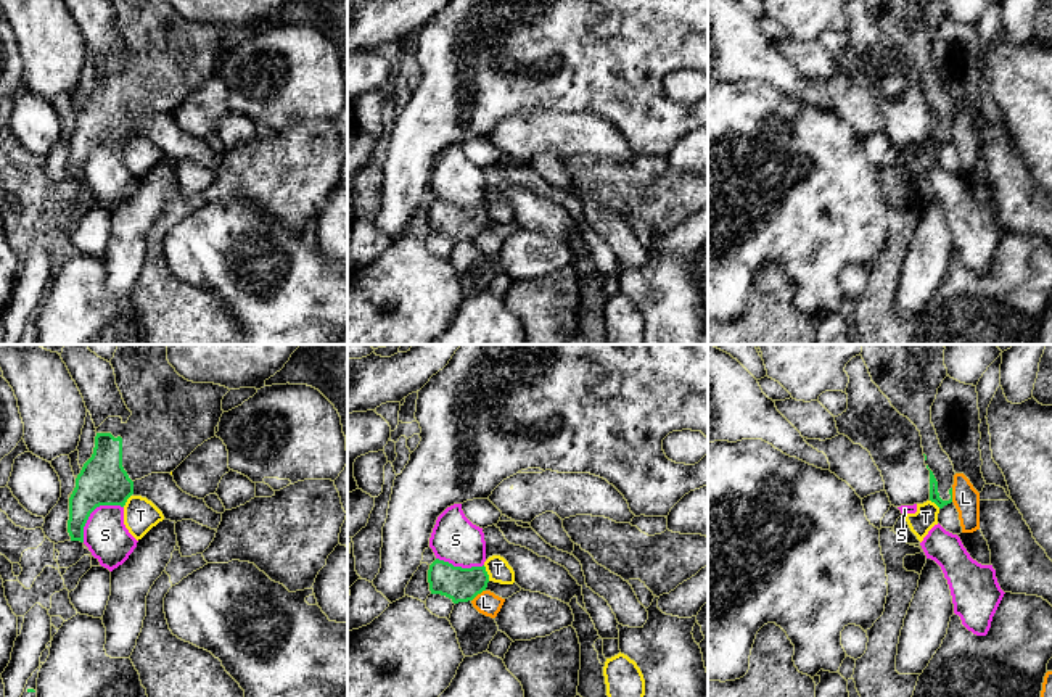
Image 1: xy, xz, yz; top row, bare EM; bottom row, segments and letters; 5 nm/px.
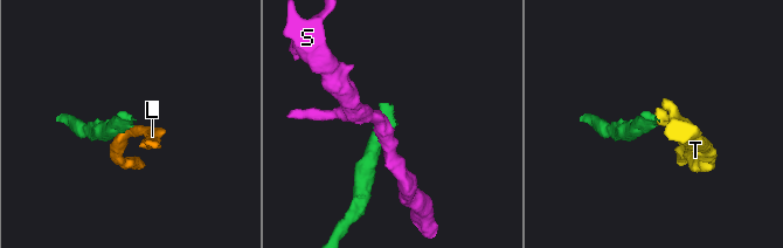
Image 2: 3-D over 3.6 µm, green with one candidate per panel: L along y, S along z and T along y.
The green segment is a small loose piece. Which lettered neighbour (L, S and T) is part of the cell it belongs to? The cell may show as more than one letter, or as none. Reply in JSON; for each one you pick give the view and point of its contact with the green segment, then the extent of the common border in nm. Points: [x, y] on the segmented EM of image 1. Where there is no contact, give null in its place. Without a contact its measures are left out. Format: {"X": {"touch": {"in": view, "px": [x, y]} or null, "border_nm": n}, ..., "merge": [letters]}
{"merge": []}

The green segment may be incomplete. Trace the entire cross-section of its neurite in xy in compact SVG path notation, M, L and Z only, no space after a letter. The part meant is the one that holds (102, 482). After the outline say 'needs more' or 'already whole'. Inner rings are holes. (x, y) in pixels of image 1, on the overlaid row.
M117 344L111 365L116 385L127 409L132 412L124 423L121 417L108 417L95 431L92 457L84 464L69 497L68 533L71 541L84 542L84 526L100 505L121 505L134 494L134 481L151 473L174 472L198 446L216 436L216 427L224 414L222 399L230 391L214 383L193 383L180 377L167 361L167 344Z; needs more

